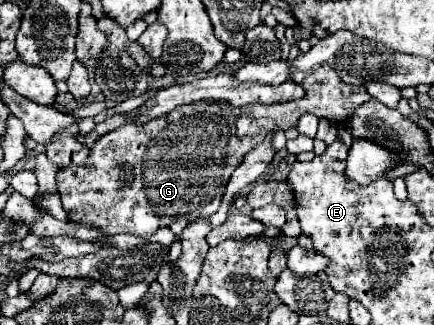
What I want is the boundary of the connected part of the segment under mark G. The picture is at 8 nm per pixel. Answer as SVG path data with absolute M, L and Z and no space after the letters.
M320 66L308 74L302 82L306 96L298 102L286 104L254 104L254 106L232 106L228 102L194 102L188 106L174 108L168 116L154 118L146 126L126 124L106 136L102 136L90 152L86 164L70 164L68 168L58 170L56 182L62 198L62 206L68 218L80 224L92 224L102 232L114 234L134 234L148 238L158 228L170 226L186 214L186 220L198 220L214 214L222 202L222 194L230 174L238 168L244 154L260 144L270 130L290 130L296 128L302 114L314 114L326 118L332 124L342 124L352 118L354 110L370 100L366 86L344 84L330 66Z

